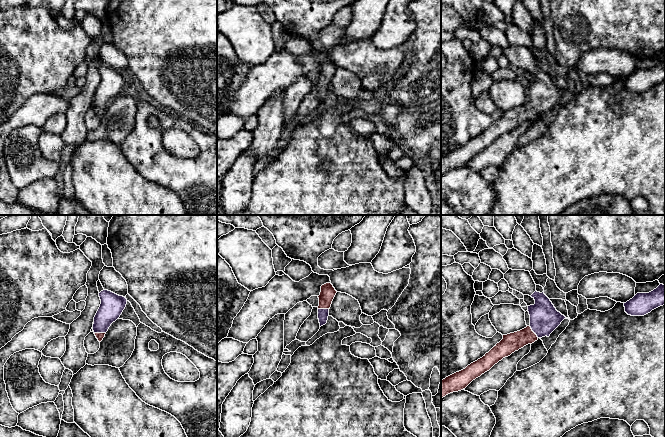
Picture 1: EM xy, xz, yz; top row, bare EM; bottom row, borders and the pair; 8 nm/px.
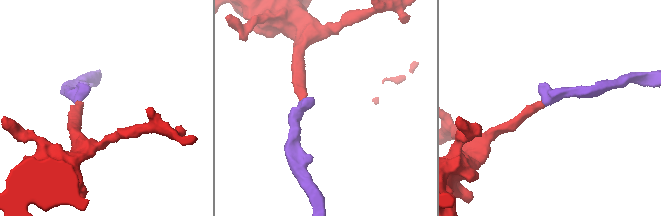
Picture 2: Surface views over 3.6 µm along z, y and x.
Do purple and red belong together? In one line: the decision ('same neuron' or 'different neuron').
same neuron

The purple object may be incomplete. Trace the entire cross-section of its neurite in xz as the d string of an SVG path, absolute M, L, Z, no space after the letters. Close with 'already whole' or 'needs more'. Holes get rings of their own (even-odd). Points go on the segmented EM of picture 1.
M326 283L321 286L321 292L318 296L319 306L318 306L318 319L320 327L325 325L329 316L329 309L331 307L332 301L336 295L337 291L331 283Z | needs more

